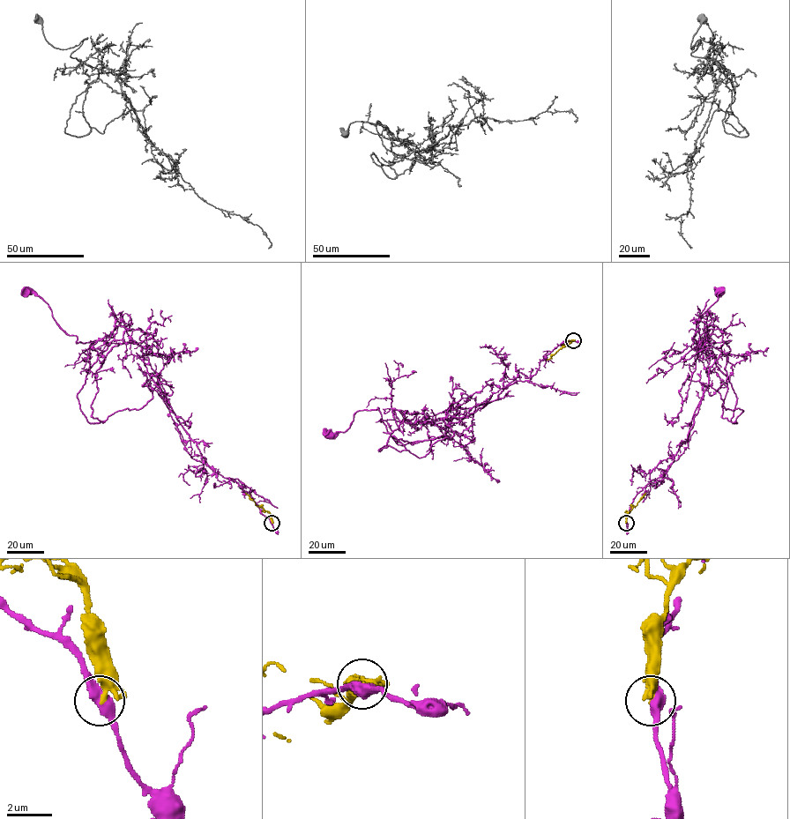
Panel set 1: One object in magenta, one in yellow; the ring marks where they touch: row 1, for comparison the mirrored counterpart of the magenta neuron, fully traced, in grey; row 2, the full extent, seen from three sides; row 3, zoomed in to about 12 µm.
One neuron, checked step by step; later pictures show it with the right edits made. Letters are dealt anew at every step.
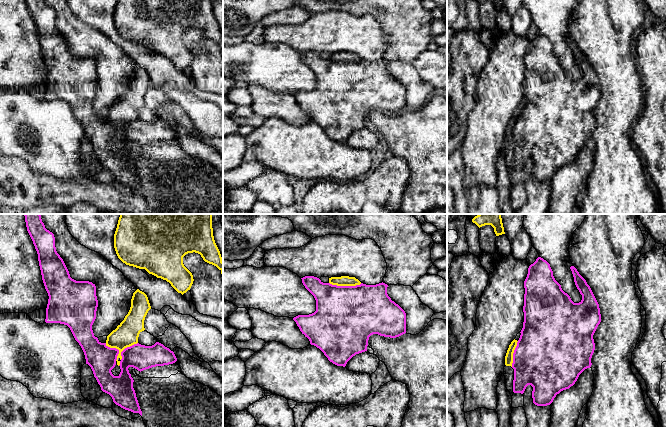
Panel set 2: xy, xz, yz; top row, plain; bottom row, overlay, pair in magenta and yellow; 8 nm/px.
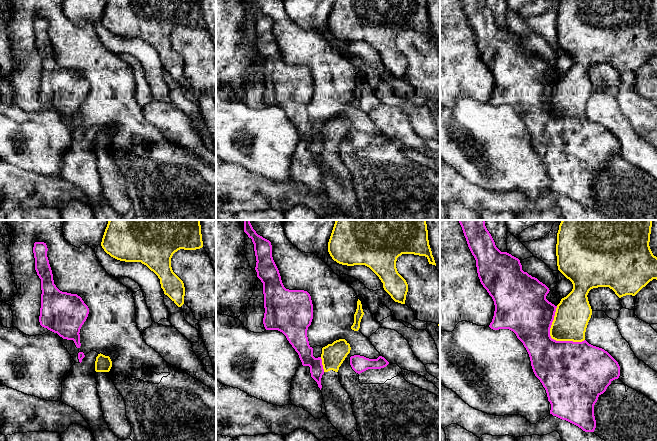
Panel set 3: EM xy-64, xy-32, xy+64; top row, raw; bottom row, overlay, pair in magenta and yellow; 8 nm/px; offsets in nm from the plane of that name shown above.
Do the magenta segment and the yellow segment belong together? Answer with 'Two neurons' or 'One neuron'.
Two neurons

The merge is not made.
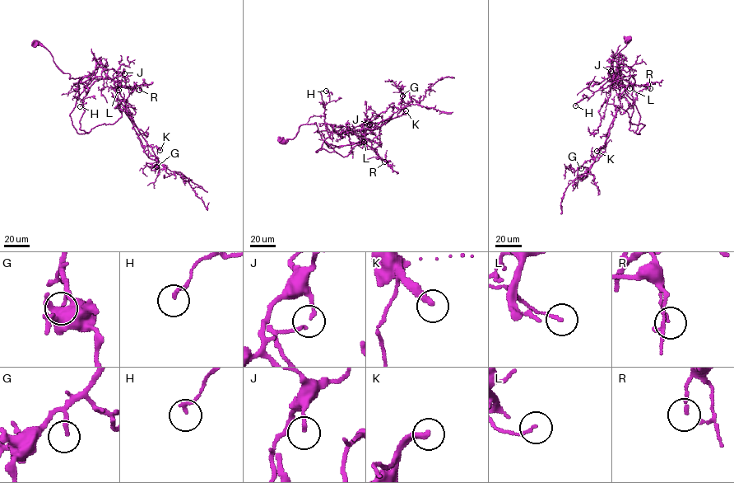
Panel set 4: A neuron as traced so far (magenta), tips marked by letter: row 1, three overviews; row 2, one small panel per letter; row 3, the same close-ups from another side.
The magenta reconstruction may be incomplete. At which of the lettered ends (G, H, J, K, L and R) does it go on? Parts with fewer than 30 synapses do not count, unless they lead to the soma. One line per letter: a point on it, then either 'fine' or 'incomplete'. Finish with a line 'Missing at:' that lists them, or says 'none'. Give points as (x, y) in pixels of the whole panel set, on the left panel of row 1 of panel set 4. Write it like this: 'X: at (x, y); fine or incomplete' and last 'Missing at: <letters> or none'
G: at (156, 166); incomplete
H: at (80, 106); fine
J: at (124, 73); fine
K: at (160, 150); incomplete
L: at (118, 90); fine
R: at (139, 90); fine
Missing at: G, K

